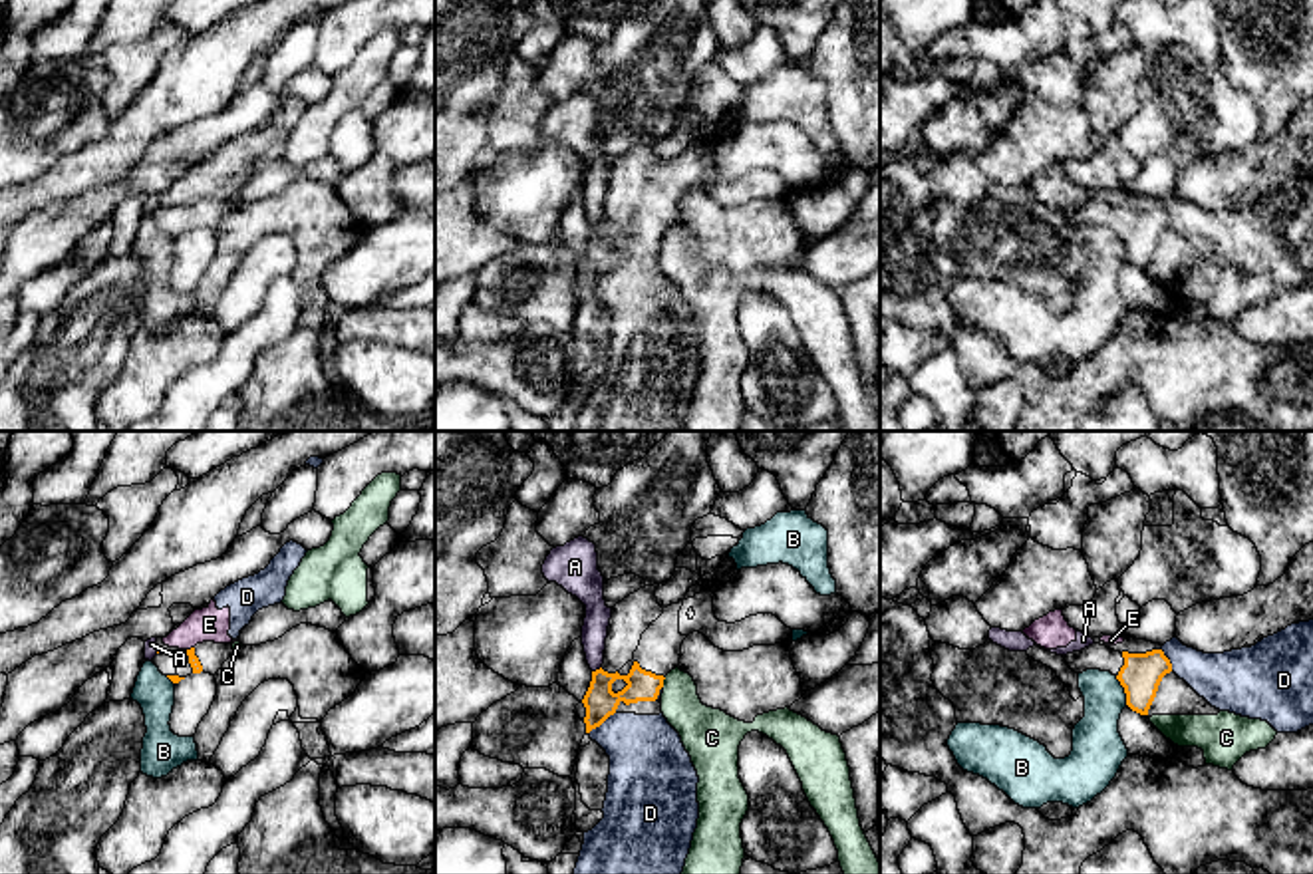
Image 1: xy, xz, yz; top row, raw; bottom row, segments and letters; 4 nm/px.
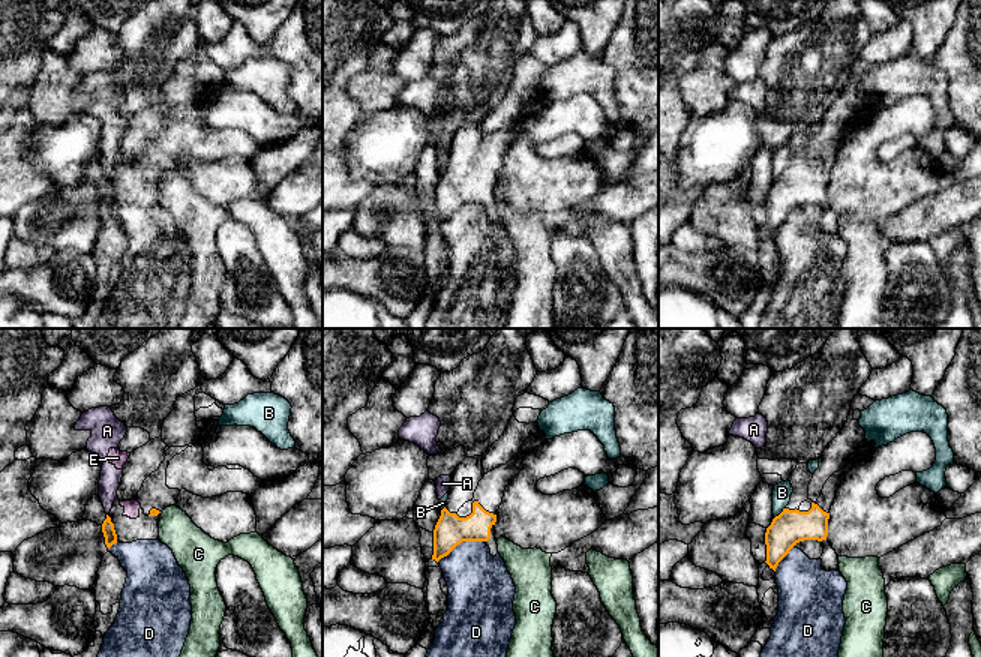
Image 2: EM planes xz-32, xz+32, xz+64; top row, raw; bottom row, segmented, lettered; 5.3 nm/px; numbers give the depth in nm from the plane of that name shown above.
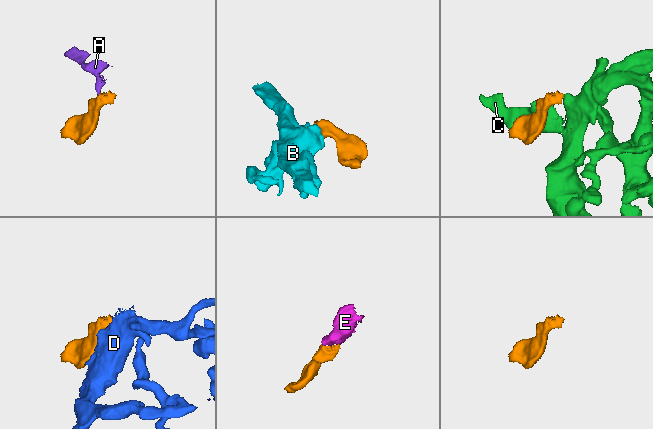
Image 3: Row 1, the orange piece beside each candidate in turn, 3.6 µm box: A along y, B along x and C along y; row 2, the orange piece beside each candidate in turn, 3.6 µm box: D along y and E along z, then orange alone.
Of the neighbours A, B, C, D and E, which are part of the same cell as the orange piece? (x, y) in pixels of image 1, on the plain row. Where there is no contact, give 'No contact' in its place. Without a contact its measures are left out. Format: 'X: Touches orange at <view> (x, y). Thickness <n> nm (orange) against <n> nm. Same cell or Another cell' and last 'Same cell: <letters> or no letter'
A: Touches orange at xz (596, 225). Thickness 140 nm (orange) against 110 nm. Another cell
B: Touches orange at yz (1125, 245). Thickness 160 nm (orange) against 200 nm. Another cell
C: Touches orange at xz (662, 239). Thickness 130 nm (orange) against 190 nm. Another cell
D: Touches orange at xz (600, 279). Thickness 140 nm (orange) against 320 nm. Another cell
E: Touches orange at xy (191, 203). Thickness 50 nm (orange) against 140 nm. Another cell
Same cell: no letter

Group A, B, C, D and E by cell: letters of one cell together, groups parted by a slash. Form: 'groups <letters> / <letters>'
groups A D E / B / C

